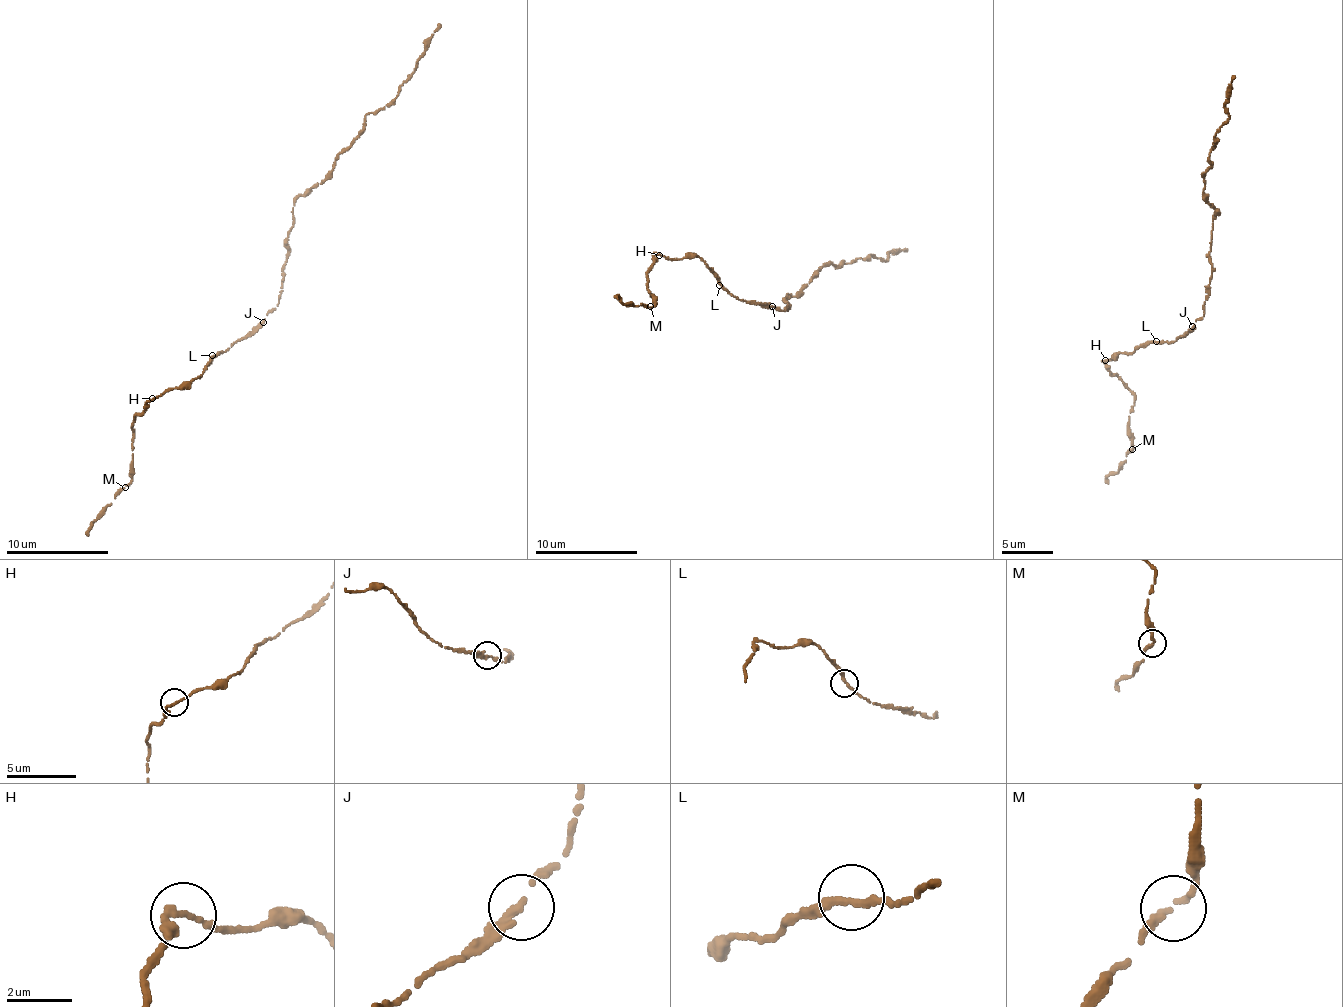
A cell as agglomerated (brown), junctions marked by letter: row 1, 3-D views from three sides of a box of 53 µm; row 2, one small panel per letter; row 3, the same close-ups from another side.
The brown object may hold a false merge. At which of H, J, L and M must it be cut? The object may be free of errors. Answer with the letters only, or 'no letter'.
no letter

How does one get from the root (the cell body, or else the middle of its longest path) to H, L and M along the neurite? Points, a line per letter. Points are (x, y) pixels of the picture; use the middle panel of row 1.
H: (782, 309), (737, 299), (699, 257), (687, 256), (673, 260), (659, 255)
L: (782, 309), (737, 299), (719, 285)
M: (782, 309), (737, 299), (699, 257), (673, 260), (661, 254), (647, 272), (650, 294), (656, 298), (650, 306)

